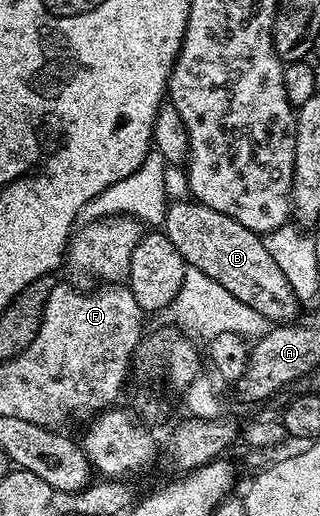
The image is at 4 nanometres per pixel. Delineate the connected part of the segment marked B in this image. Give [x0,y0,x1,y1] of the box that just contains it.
[162,199,301,324]

